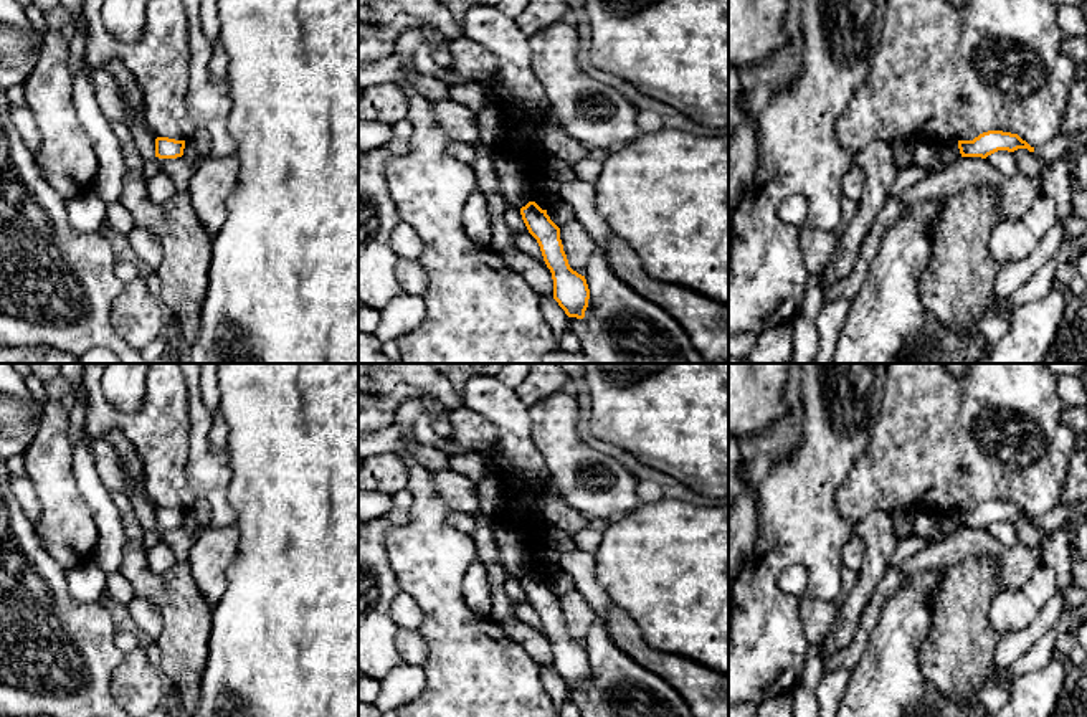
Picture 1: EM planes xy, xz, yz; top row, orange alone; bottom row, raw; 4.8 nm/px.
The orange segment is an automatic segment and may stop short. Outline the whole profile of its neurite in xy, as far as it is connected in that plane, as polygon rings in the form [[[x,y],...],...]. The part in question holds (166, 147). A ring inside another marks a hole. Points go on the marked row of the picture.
[[[169,137],[155,139],[155,157],[159,159],[177,159],[183,155],[185,140],[175,140]]]

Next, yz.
[[[988,131],[980,134],[973,140],[958,140],[958,149],[961,157],[981,157],[981,159],[986,159],[988,155],[998,150],[1014,152],[1018,149],[1028,149],[1029,152],[1034,152],[1034,147],[1031,147],[1018,134],[1003,131]]]

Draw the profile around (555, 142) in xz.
[[[563,127],[547,131],[540,137],[544,150],[558,160],[575,165],[588,155],[588,147],[567,134]]]

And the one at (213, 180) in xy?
[[[236,155],[203,159],[188,187],[192,207],[205,230],[215,238],[226,221],[226,200],[238,177]]]

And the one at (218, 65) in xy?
[[[218,38],[218,41],[213,46],[213,55],[210,59],[210,73],[216,79],[226,79],[228,64],[230,64],[230,56],[228,56],[225,46],[221,45],[221,40]]]

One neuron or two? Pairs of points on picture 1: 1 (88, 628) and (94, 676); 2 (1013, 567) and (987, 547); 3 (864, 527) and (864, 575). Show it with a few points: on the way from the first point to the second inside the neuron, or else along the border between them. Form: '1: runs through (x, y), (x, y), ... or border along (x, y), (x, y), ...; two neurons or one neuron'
1: runs through (88, 640), (88, 664); one neuron
2: runs through (1006, 560), (993, 549); one neuron
3: runs through (869, 539), (868, 564); one neuron

